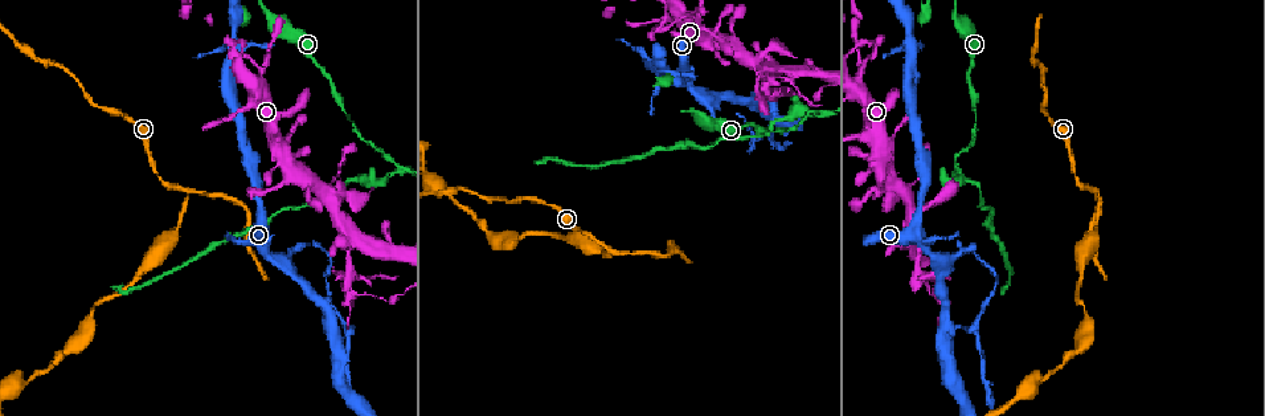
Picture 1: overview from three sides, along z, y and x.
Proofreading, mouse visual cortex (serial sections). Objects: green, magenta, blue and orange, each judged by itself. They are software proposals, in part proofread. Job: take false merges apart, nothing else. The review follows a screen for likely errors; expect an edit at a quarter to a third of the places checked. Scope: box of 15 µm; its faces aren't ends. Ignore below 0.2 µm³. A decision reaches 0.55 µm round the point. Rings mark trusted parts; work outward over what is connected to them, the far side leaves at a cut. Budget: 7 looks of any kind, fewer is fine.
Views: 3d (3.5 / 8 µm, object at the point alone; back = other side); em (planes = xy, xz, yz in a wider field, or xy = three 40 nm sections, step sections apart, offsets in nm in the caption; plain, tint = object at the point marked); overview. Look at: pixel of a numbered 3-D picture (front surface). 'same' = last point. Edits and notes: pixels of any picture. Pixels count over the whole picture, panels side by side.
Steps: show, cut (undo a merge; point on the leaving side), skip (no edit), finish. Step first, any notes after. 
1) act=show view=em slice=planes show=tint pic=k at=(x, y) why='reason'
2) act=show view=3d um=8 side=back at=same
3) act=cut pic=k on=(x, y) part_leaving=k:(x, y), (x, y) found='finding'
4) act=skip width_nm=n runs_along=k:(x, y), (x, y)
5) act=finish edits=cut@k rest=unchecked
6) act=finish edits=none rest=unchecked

act=show view=3d um=3.5 pic=1 at=(348, 237) why='a fork'

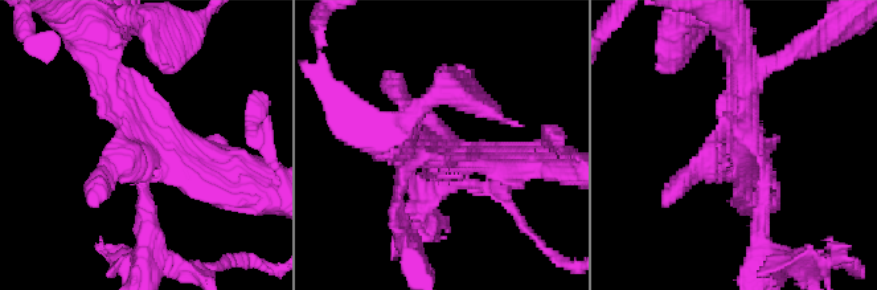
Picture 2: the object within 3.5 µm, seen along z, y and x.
act=show view=em slice=xy step=1 show=tint pic=2 at=(148, 143)

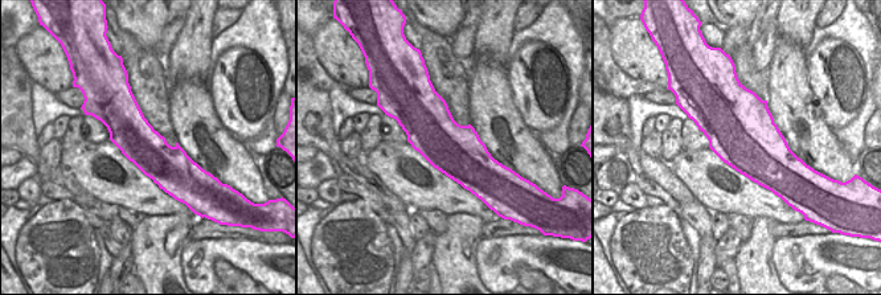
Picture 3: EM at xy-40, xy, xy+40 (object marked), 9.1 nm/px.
act=cut pic=2 on=(765, 223) part_leaving=2:(765, 180), (761, 249), (812, 265) found='two cells meet here'

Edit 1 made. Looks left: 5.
act=show view=overview why='see it whole again'

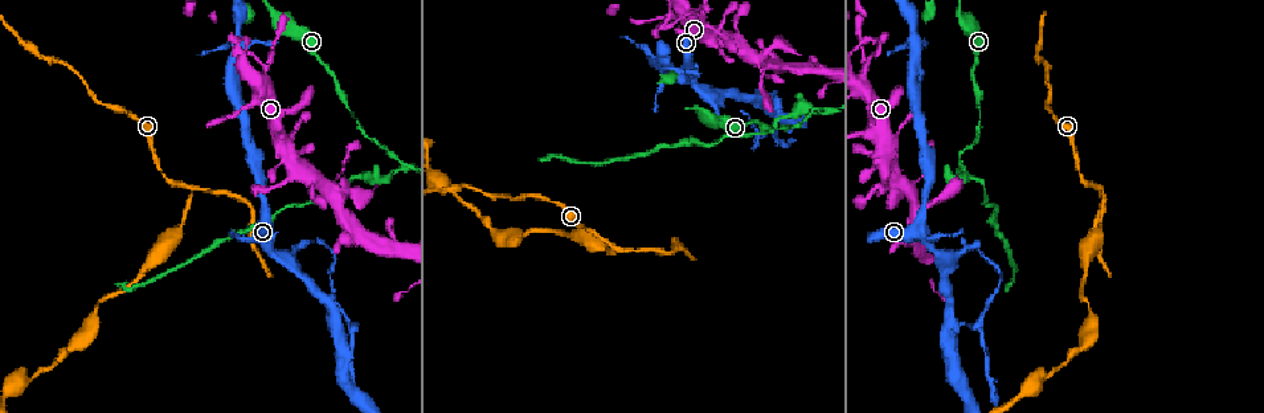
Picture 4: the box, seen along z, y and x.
act=show view=3d um=8 pic=4 at=(827, 111) why='abrupt turn'

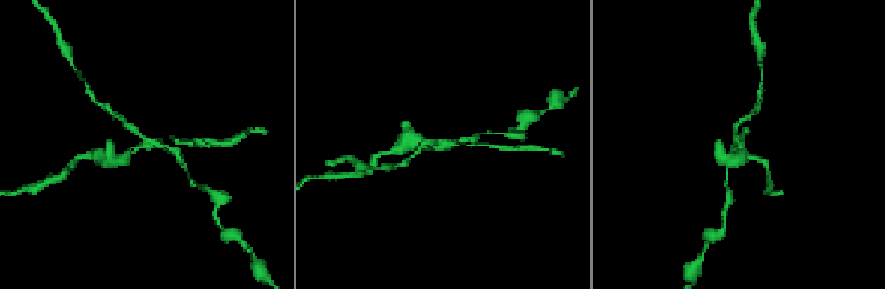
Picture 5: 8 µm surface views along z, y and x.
act=show view=em slice=xy step=2 show=tint pic=5 at=(441, 143)

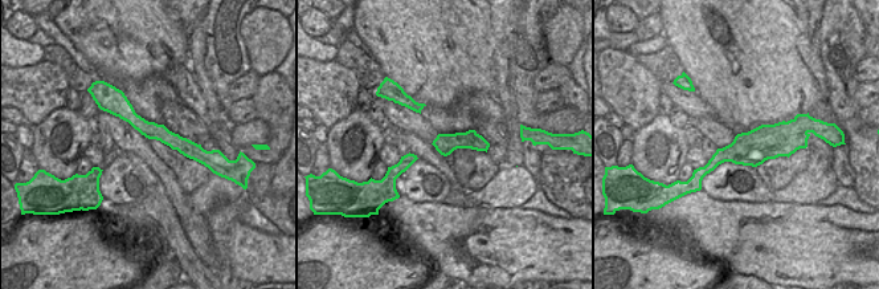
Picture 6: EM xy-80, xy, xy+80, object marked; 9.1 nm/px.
act=cut pic=5 on=(125, 158) width_nm=190 part_leaving=5:(147, 142), (127, 158), (103, 158) found='two cells meet here'

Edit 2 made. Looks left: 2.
act=finish edits=cut@2,cut@5 rest=unchecked

